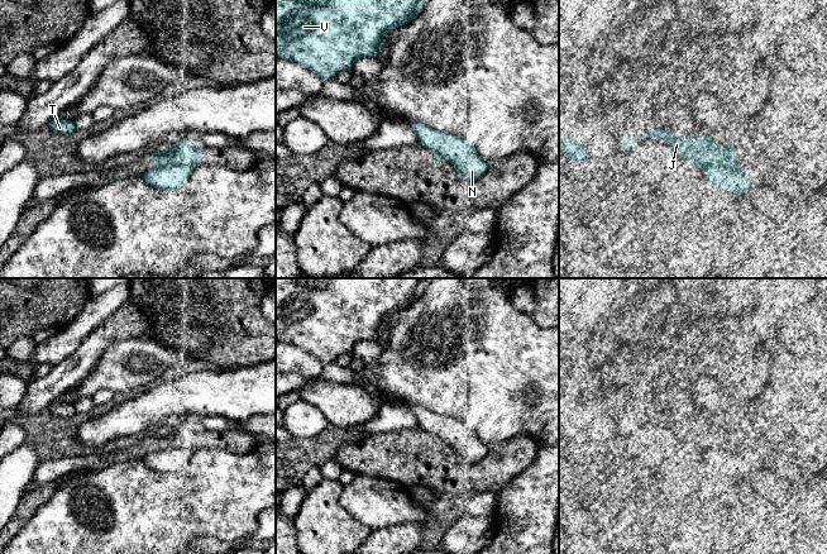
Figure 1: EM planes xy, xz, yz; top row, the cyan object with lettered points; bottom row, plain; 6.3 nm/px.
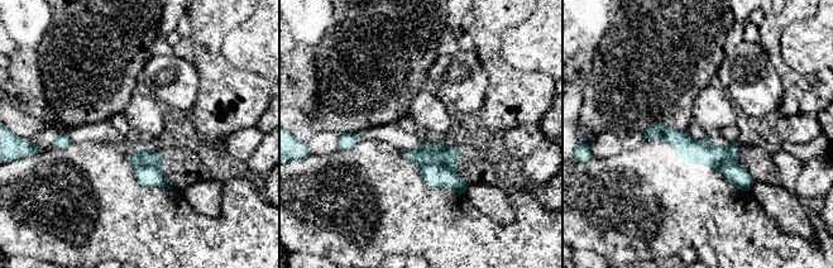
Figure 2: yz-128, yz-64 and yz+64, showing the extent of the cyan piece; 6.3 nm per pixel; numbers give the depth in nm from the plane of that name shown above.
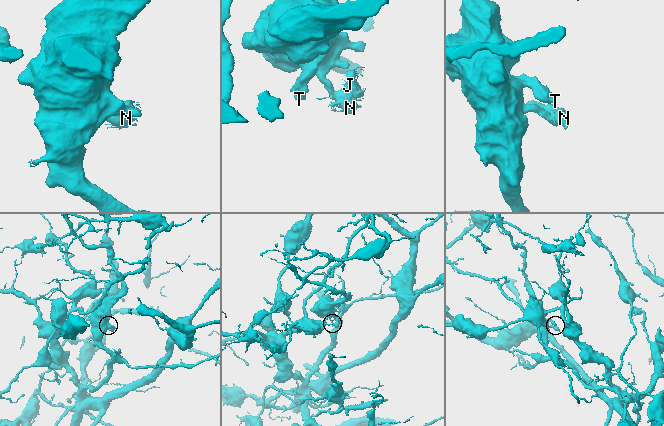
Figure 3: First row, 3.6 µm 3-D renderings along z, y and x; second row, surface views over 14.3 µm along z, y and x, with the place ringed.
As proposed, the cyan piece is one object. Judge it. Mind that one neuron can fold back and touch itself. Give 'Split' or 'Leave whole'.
Split

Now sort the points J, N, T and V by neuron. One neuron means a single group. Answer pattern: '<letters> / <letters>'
J / N T V

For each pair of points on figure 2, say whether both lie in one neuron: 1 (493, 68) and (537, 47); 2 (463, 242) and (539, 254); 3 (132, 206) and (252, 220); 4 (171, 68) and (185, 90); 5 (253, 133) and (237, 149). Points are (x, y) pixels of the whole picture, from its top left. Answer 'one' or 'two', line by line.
1: two
2: one
3: one
4: one
5: one

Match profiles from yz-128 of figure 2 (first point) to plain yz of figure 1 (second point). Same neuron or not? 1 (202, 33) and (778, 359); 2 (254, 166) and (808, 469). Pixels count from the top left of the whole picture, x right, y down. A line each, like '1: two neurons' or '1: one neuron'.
1: one neuron
2: one neuron

